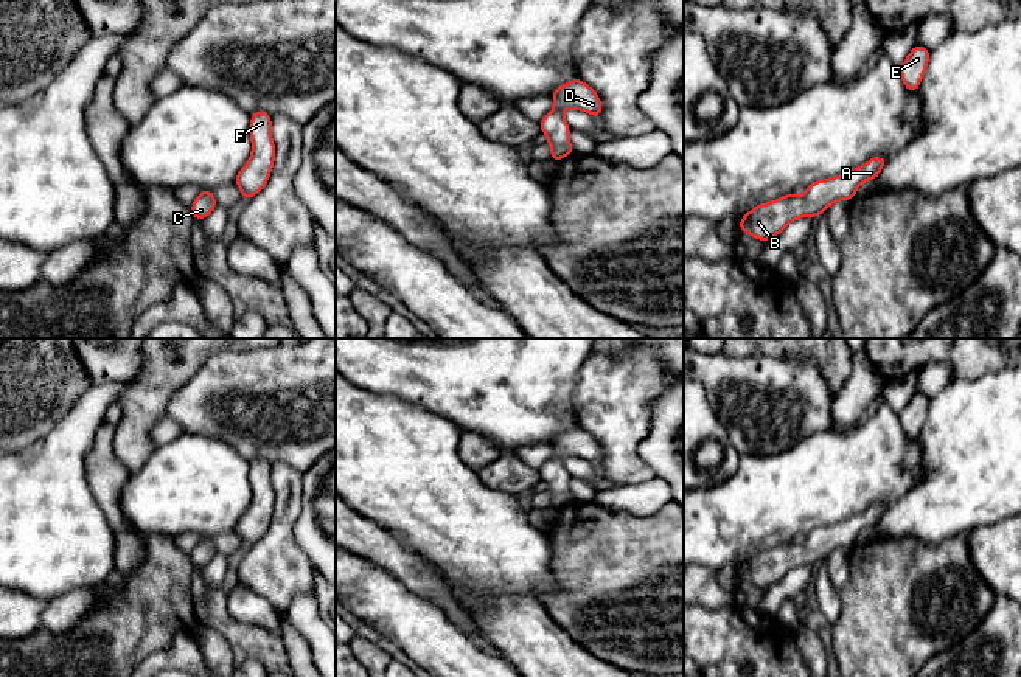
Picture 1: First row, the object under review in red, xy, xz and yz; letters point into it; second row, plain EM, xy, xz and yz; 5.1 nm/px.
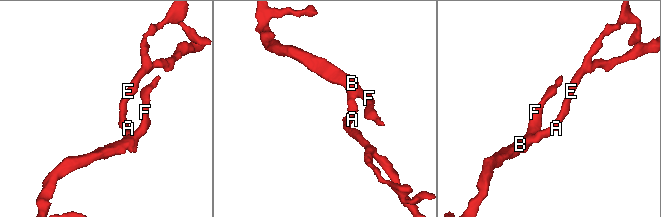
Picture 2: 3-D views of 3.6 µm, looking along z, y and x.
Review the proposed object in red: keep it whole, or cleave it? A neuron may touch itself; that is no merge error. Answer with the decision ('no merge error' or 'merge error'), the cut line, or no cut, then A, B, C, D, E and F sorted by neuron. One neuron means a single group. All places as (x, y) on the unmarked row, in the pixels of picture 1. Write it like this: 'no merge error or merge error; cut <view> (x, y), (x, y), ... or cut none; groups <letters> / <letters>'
no merge error; cut none; groups A B C D E F

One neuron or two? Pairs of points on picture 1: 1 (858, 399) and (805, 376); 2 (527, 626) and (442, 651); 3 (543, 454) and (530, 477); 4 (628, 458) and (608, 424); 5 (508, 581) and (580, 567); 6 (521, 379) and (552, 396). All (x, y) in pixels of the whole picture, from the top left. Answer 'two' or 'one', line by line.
1: two
2: two
3: two
4: one
5: two
6: one

